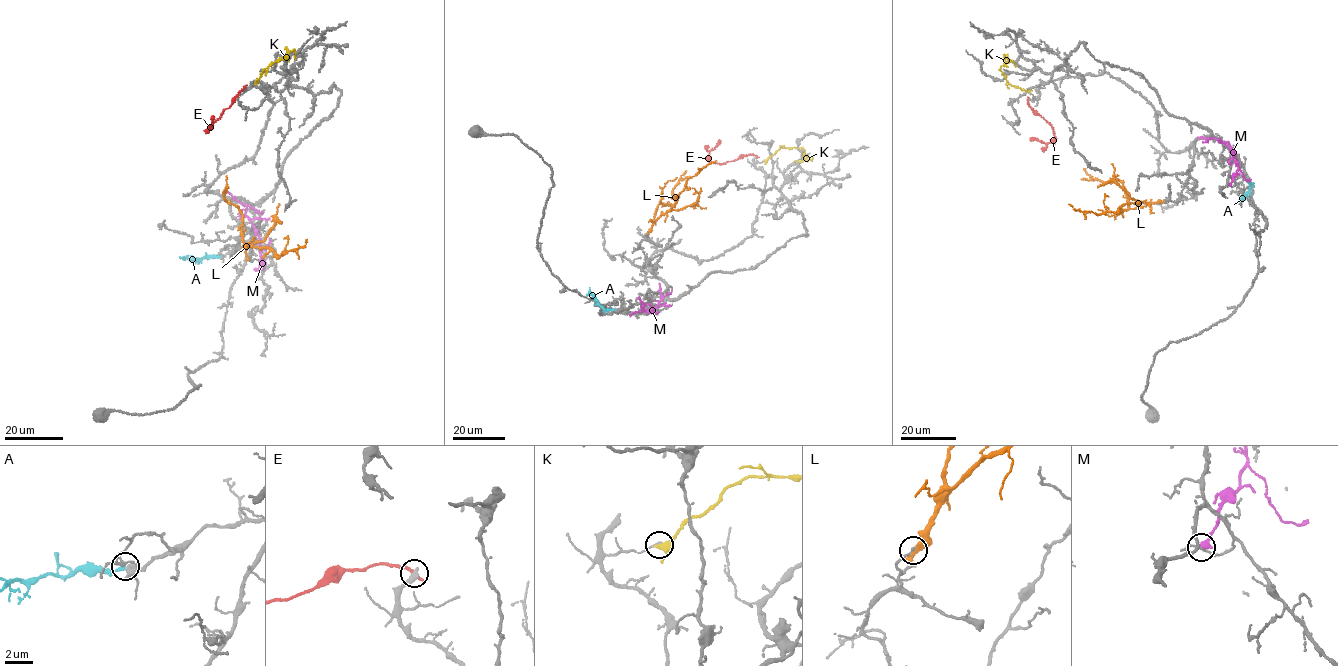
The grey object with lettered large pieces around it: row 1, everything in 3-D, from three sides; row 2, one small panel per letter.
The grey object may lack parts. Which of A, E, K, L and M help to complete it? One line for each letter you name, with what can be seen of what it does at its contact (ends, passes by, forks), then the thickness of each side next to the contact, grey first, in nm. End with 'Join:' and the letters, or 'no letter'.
A: it ends | 550/220 nm
Join: A

